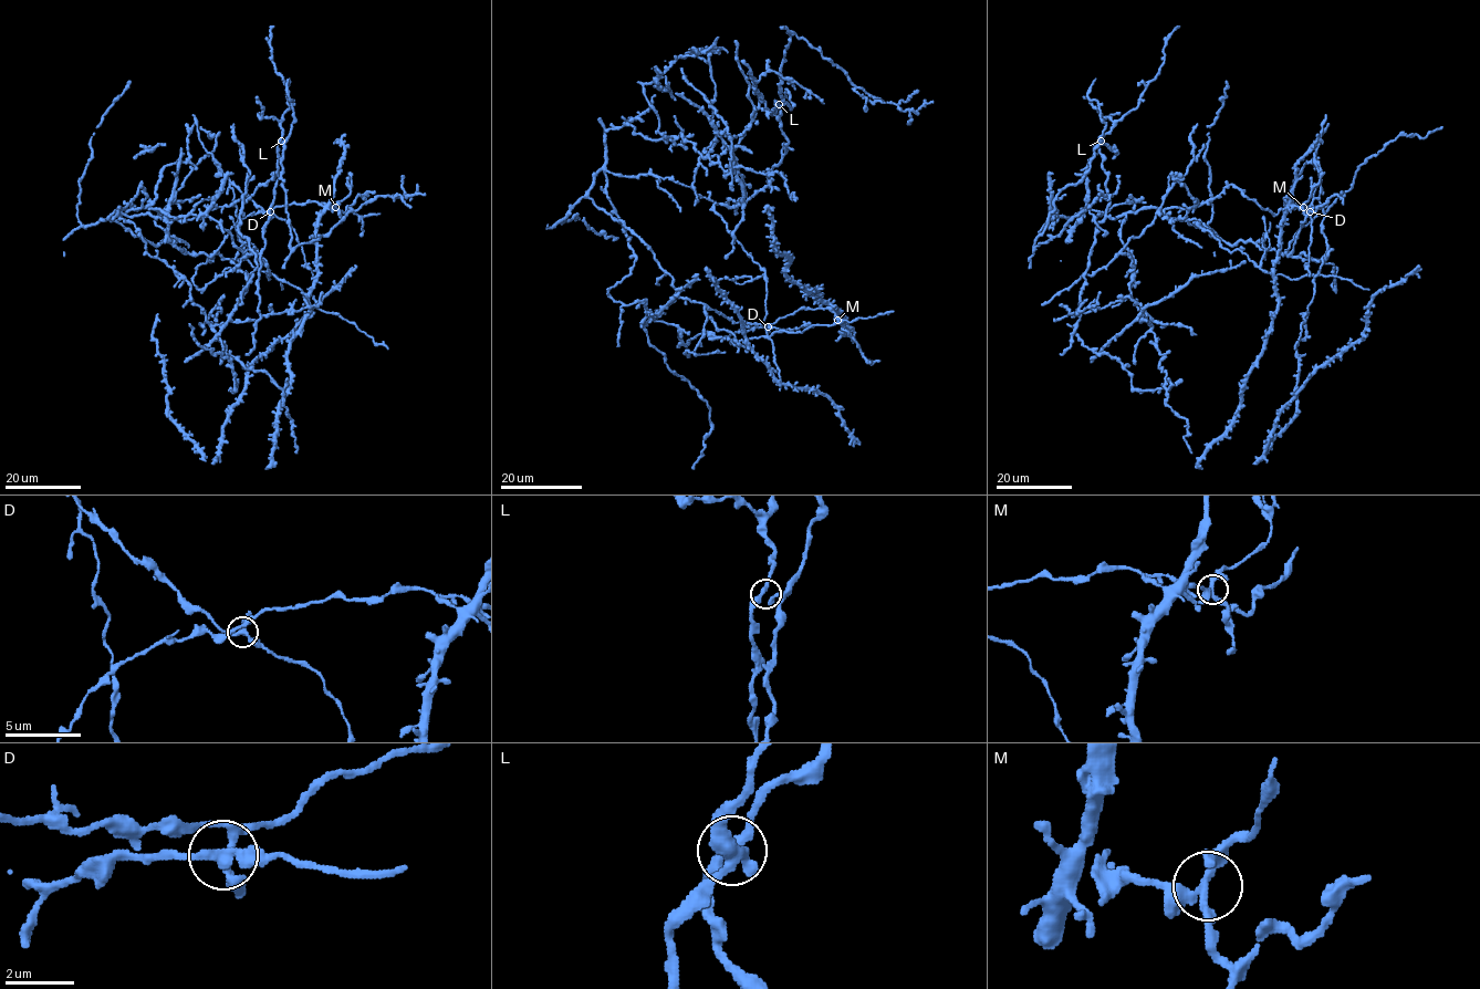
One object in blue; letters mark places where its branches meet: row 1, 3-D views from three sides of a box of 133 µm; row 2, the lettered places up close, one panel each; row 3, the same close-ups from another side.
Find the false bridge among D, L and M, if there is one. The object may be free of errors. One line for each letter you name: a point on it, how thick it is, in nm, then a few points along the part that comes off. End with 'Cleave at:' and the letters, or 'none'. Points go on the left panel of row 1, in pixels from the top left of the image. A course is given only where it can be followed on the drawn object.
D: at (270, 211); 280 nm thick; foreign part runs (270, 212), (230, 183), (242, 256), (269, 274), (268, 280), (268, 268), (233, 243), (220, 221)
Cleave at: D

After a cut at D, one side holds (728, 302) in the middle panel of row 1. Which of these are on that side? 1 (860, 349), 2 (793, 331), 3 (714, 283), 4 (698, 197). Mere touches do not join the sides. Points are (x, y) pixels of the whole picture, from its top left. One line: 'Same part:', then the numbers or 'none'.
Same part: 1, 3, 4

